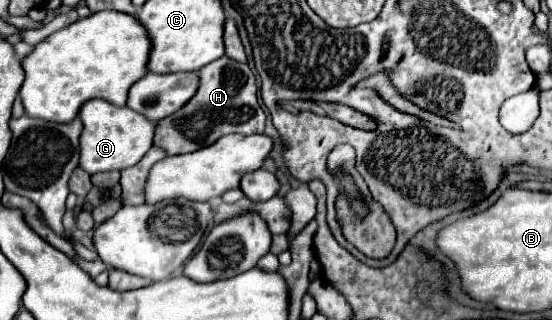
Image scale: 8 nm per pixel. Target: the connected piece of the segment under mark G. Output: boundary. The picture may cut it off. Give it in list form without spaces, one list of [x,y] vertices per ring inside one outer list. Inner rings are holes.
[[[88,100],[82,104],[78,118],[84,124],[80,134],[80,168],[90,176],[134,166],[152,148],[154,124],[128,106],[114,106],[106,100]]]

